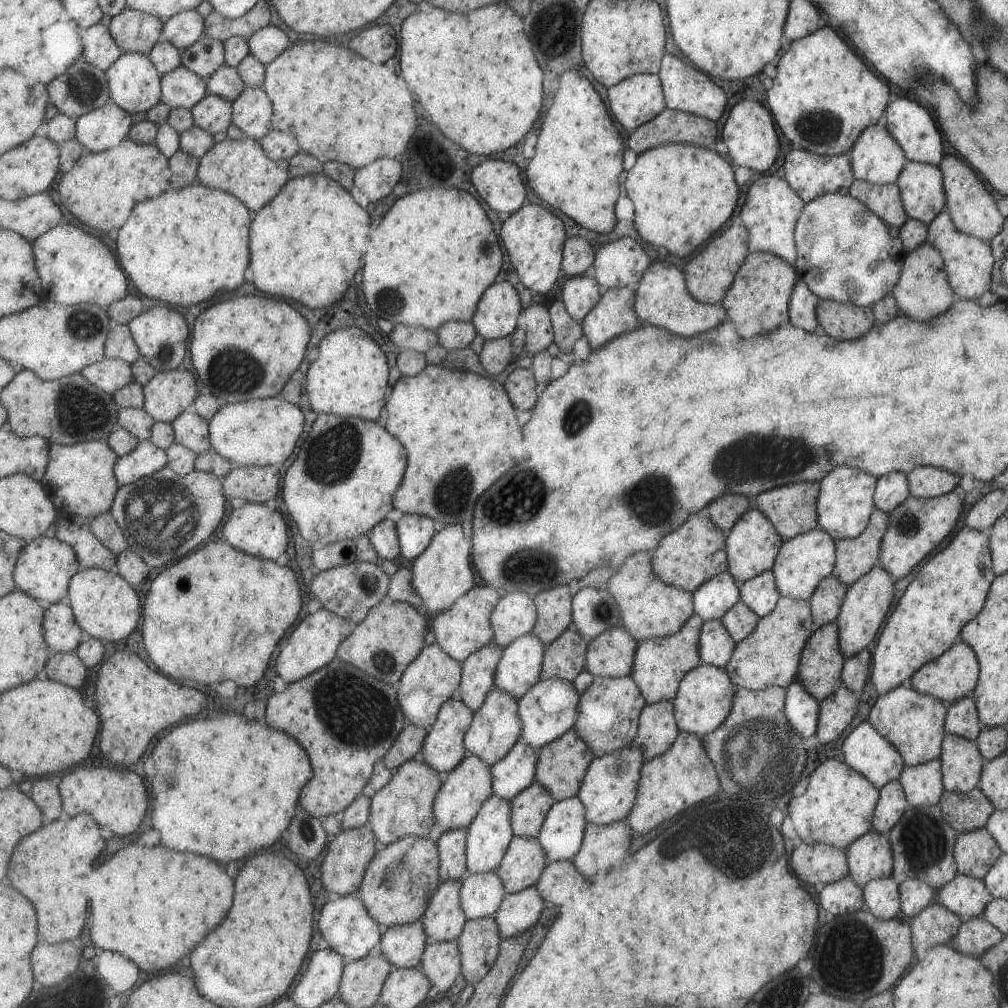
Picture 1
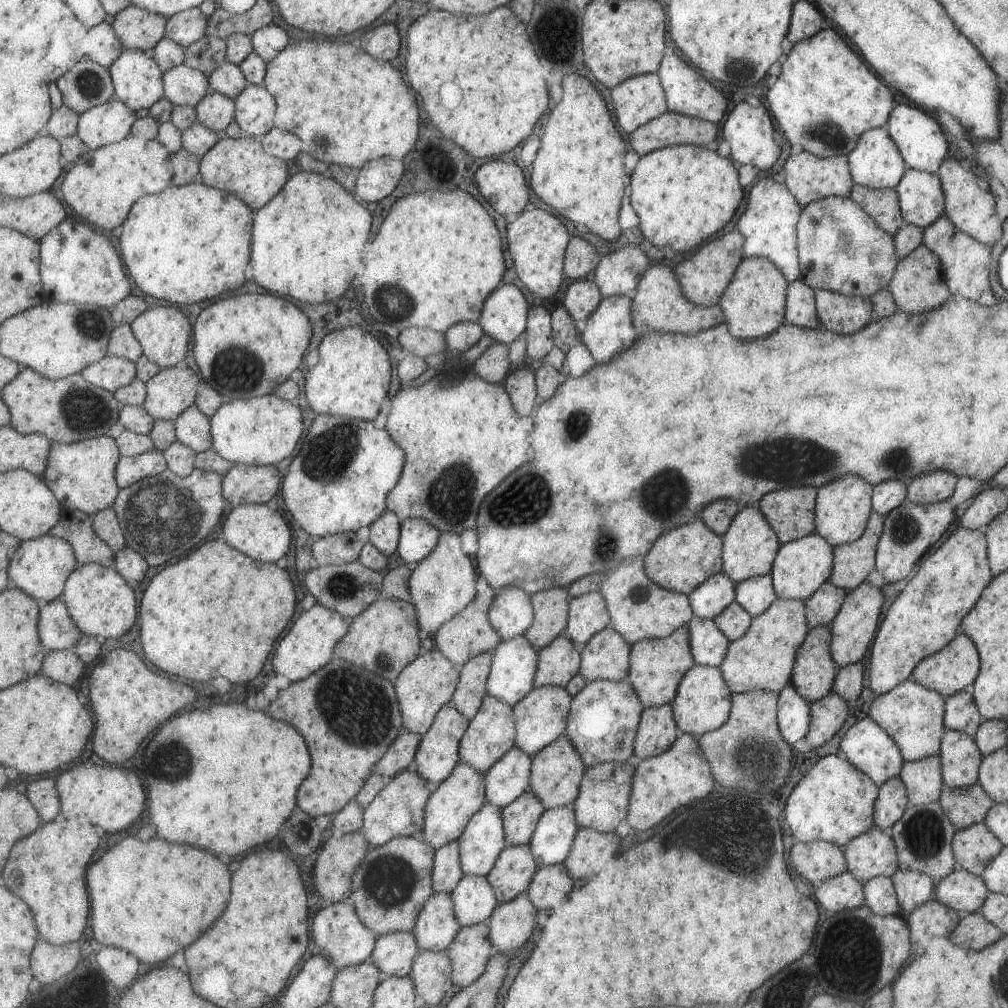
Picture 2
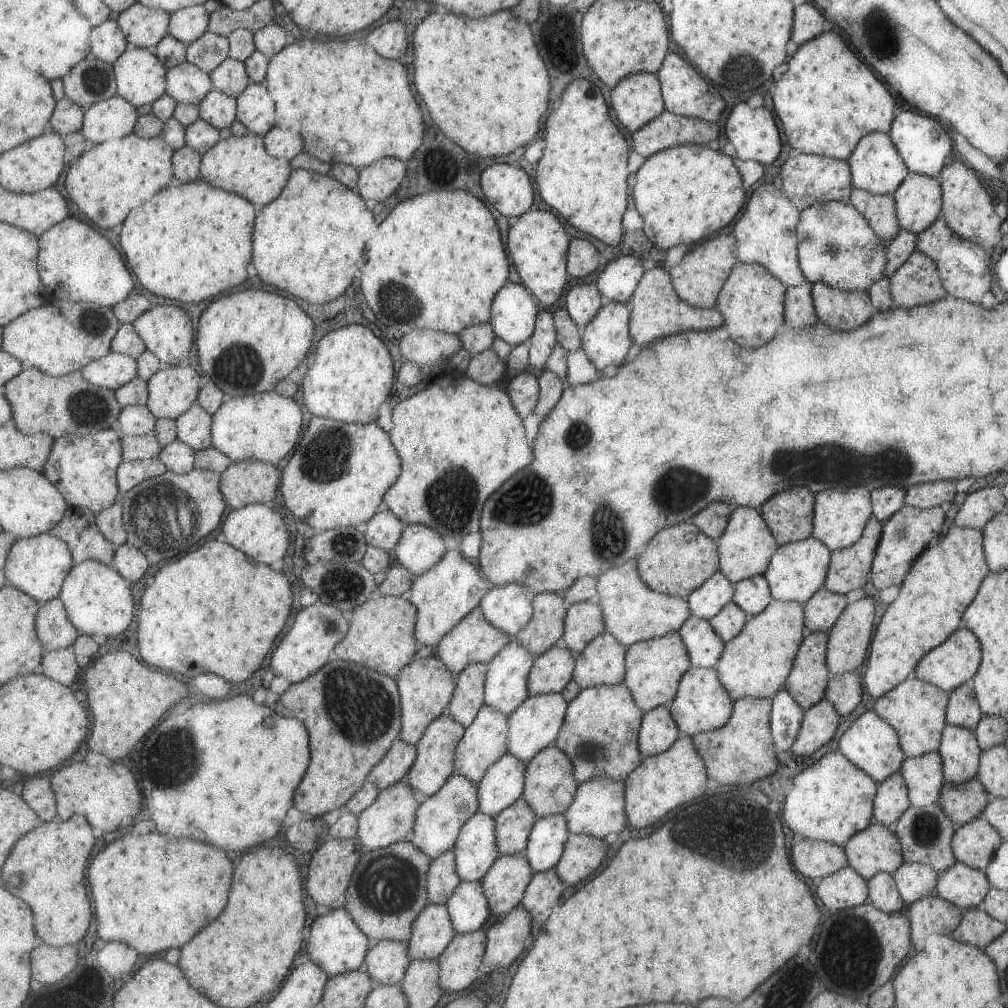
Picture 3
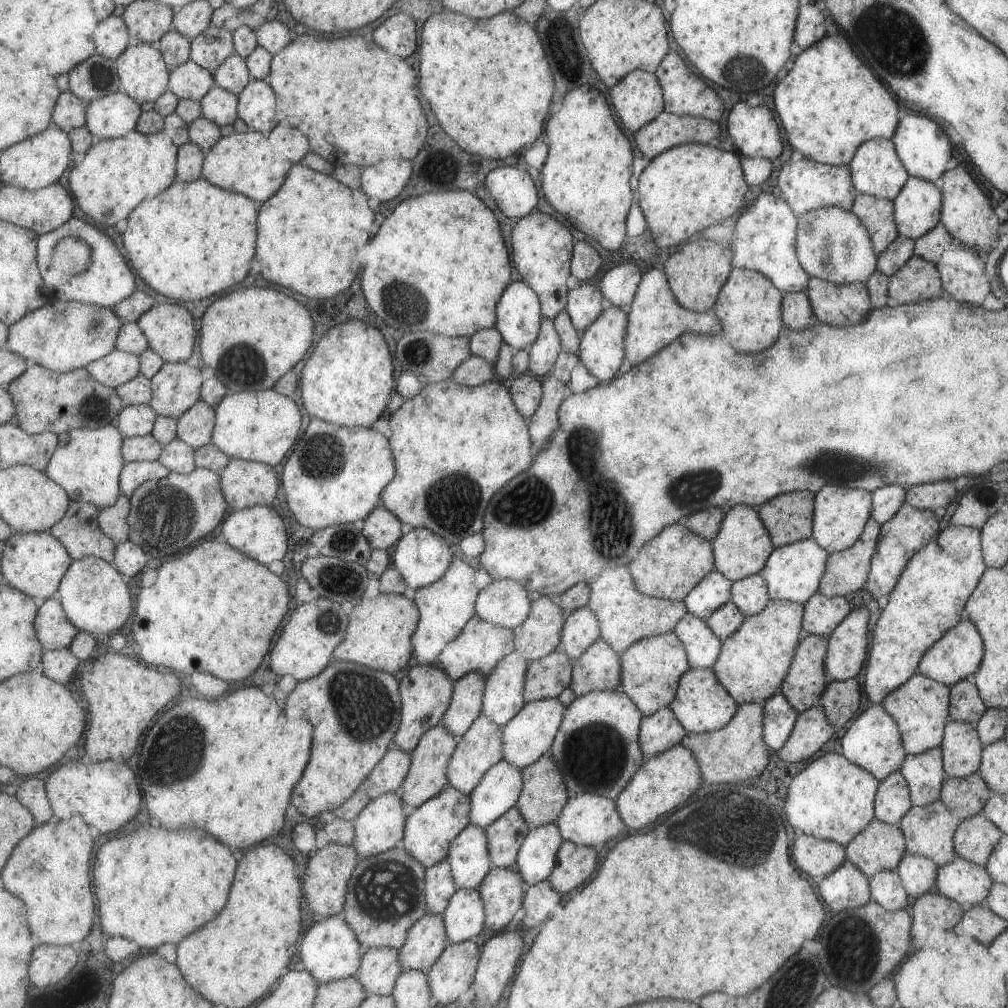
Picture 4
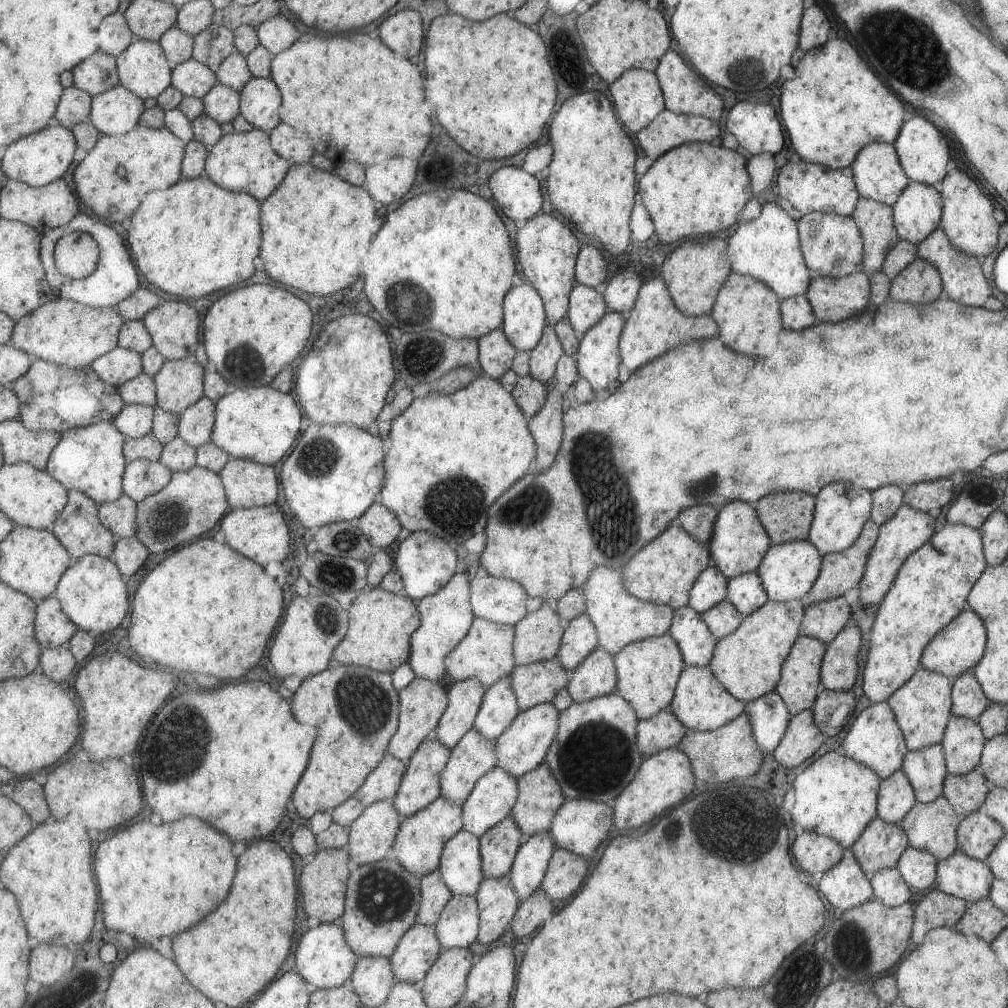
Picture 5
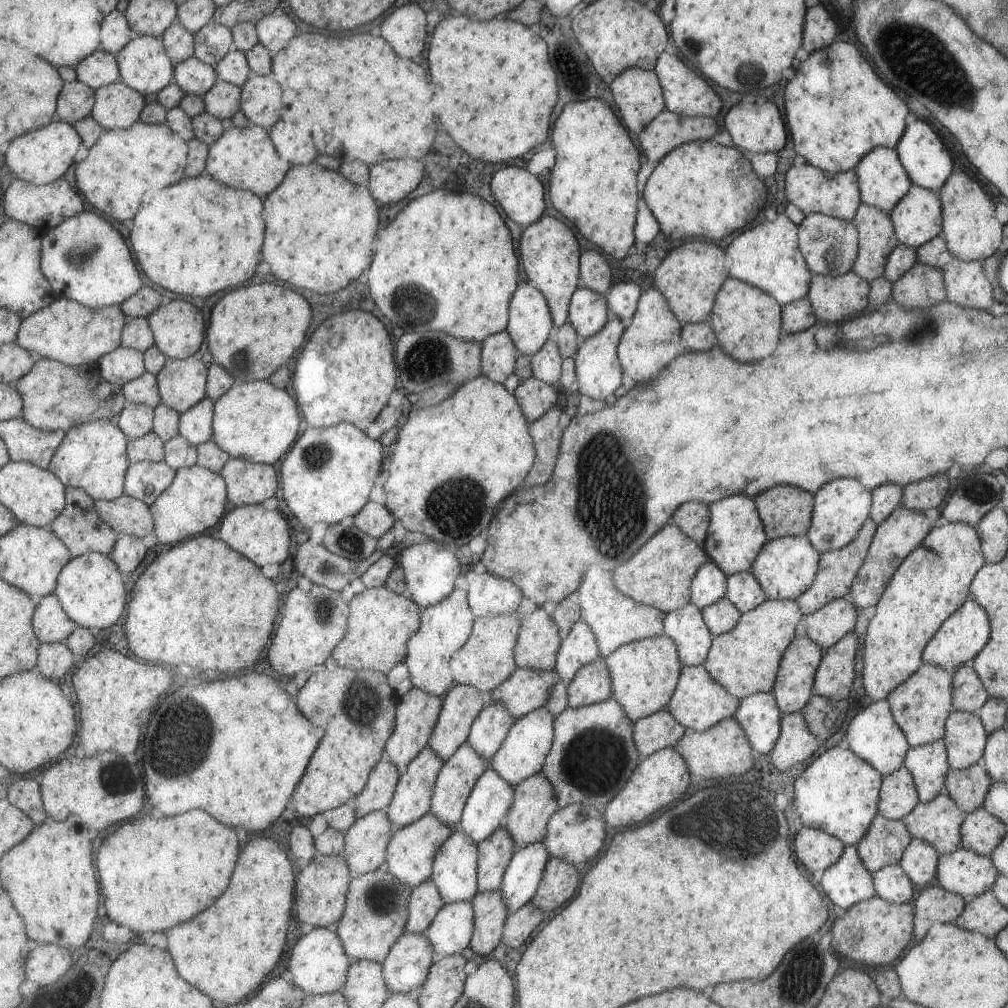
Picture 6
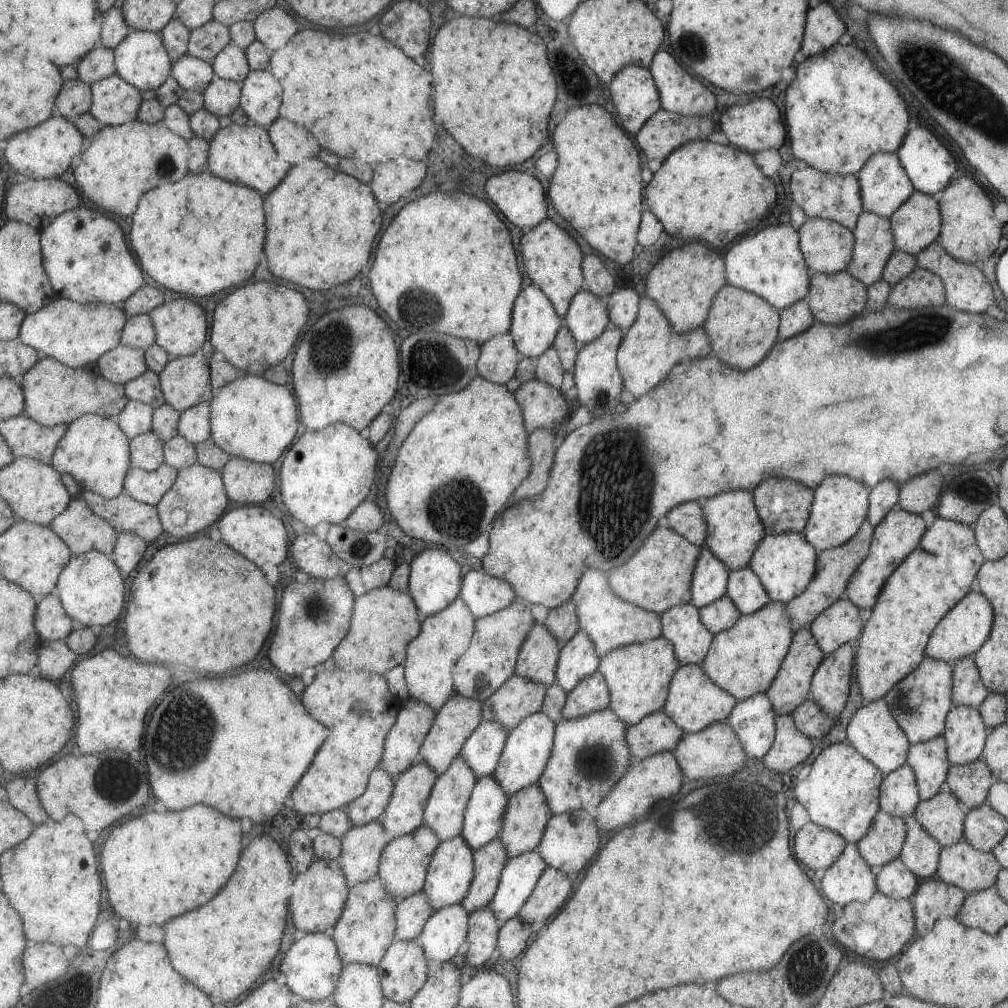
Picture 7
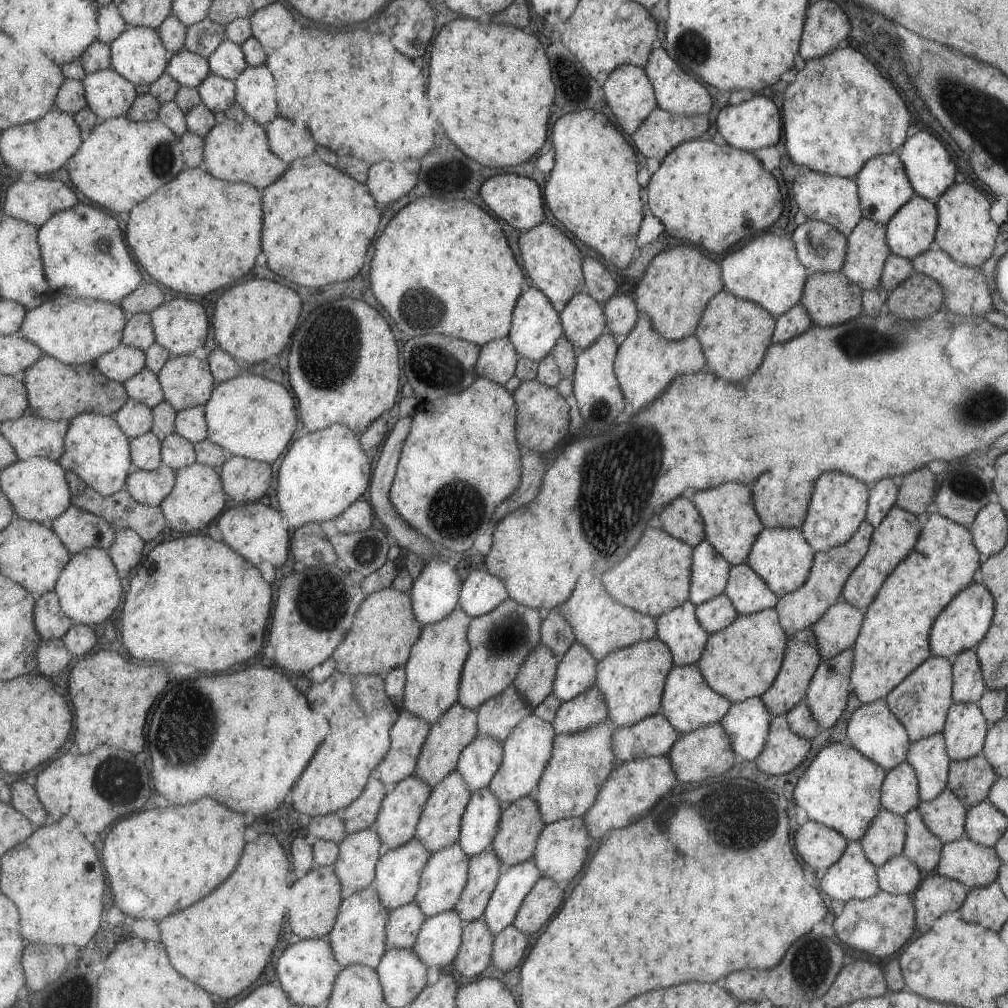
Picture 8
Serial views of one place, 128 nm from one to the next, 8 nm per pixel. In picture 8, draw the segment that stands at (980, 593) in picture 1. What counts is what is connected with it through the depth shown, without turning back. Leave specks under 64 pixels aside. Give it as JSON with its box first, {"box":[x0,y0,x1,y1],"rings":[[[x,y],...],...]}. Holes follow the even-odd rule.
{"box":[850,510,981,704],"rings":[[[929,510],[929,518],[925,526],[920,529],[917,542],[915,542],[914,545],[914,550],[909,552],[909,554],[905,556],[905,559],[903,559],[898,566],[895,566],[895,569],[891,572],[891,574],[885,578],[885,582],[883,582],[883,585],[881,588],[879,588],[877,594],[875,594],[873,602],[871,602],[867,608],[867,612],[864,615],[859,634],[857,634],[856,640],[854,641],[853,647],[851,649],[854,656],[852,668],[850,671],[850,688],[859,702],[862,704],[867,704],[878,699],[884,699],[885,696],[887,696],[887,694],[893,688],[895,688],[897,684],[899,684],[899,682],[903,681],[903,678],[906,678],[913,670],[917,669],[917,666],[920,666],[925,661],[925,659],[930,655],[928,638],[931,625],[933,624],[935,617],[949,604],[949,602],[951,602],[951,600],[953,600],[953,597],[960,590],[967,588],[967,586],[973,582],[973,578],[971,576],[973,576],[973,572],[975,572],[977,568],[980,568],[981,561],[981,556],[978,554],[977,549],[974,547],[971,534],[967,527],[963,527],[962,525],[940,516],[935,510]]]}

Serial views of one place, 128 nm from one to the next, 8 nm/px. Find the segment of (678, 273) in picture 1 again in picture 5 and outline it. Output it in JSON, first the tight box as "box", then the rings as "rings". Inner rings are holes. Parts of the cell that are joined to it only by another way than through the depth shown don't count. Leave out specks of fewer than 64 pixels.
{"box":[618,275,717,371],"rings":[[[658,275],[639,287],[633,308],[628,313],[626,324],[623,325],[622,336],[618,338],[619,354],[622,354],[623,366],[629,371],[643,366],[652,358],[665,354],[669,348],[683,341],[715,338],[717,326],[711,316],[689,316],[679,312],[673,304],[671,295]]]}

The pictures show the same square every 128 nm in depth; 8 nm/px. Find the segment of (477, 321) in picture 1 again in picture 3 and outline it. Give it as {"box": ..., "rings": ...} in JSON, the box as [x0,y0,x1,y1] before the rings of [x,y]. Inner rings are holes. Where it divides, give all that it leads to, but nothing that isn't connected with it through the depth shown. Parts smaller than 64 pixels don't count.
{"box":[489,282,539,347],"rings":[[[508,282],[494,298],[489,323],[497,337],[514,347],[529,342],[538,314],[539,303],[530,288]]]}

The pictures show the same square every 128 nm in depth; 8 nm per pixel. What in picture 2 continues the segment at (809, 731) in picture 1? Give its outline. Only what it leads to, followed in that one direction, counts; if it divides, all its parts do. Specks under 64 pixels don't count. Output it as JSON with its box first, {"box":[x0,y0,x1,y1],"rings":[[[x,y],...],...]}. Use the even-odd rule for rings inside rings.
{"box":[776,684,810,745],"rings":[[[791,684],[785,685],[776,700],[776,719],[779,732],[790,745],[806,738],[810,723],[809,703],[797,694]]]}

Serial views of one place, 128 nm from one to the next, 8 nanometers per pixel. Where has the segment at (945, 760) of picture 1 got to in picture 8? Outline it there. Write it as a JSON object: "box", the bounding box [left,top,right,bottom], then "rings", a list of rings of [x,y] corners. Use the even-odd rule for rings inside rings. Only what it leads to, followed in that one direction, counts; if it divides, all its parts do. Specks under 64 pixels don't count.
{"box":[942,703,988,761],"rings":[[[951,703],[942,730],[950,760],[962,761],[981,755],[988,727],[975,703]]]}

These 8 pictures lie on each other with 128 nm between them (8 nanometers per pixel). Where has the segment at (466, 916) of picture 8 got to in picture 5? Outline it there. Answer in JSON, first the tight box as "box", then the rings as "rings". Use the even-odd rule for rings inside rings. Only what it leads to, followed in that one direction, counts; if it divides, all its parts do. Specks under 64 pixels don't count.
{"box":[481,815,523,880],"rings":[[[512,815],[504,818],[481,837],[486,880],[509,876],[519,849],[522,848],[523,838],[523,831]]]}

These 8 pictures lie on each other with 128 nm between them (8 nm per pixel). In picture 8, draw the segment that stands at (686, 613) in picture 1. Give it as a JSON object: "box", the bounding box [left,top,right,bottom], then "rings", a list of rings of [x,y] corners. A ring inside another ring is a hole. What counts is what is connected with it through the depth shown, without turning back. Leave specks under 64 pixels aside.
{"box":[560,572,656,661],"rings":[[[589,572],[583,574],[583,578],[579,578],[579,586],[575,594],[560,607],[560,613],[573,626],[578,642],[590,650],[596,661],[612,651],[635,645],[643,640],[656,639],[655,619],[615,602],[610,594],[603,590],[599,578],[595,578]]]}

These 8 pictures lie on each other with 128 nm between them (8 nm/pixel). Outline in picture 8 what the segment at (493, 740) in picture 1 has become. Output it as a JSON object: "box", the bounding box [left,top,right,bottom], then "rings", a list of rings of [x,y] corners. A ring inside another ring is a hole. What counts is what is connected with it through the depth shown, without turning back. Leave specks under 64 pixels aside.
{"box":[417,770,472,854],"rings":[[[459,770],[449,774],[443,782],[432,789],[429,801],[427,801],[421,821],[417,828],[417,840],[421,840],[431,854],[445,850],[447,846],[453,846],[460,841],[462,819],[472,798],[471,790],[467,788],[467,782]]]}

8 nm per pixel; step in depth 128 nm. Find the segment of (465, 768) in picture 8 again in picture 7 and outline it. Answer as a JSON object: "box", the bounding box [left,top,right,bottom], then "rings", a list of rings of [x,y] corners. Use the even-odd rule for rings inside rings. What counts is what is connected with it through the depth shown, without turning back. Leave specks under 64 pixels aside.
{"box":[462,721,510,778],"rings":[[[483,721],[467,739],[462,754],[478,778],[493,775],[501,760],[510,730],[497,721]]]}

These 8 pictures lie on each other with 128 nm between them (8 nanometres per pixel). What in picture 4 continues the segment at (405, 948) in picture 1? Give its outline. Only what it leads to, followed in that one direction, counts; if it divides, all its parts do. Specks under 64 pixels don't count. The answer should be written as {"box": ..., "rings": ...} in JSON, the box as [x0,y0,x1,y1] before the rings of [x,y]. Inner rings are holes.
{"box":[358,947,404,996],"rings":[[[373,947],[365,950],[358,977],[366,986],[369,996],[393,995],[404,971],[400,949]]]}

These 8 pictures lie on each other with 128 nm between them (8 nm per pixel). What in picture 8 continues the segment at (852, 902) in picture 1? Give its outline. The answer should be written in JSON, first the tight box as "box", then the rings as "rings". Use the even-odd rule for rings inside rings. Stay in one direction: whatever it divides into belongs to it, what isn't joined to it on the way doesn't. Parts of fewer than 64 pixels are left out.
{"box":[819,841,880,901],"rings":[[[847,841],[841,858],[827,868],[819,884],[831,901],[869,899],[880,891],[876,874],[876,867],[865,858],[860,842]]]}

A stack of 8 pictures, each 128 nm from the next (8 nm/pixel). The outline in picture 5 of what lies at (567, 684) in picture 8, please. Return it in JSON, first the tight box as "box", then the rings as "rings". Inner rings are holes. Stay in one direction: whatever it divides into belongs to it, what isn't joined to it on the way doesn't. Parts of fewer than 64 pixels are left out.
{"box":[557,613,598,672],"rings":[[[583,613],[565,625],[566,633],[557,658],[573,672],[593,649],[598,647],[597,630],[587,614]]]}

